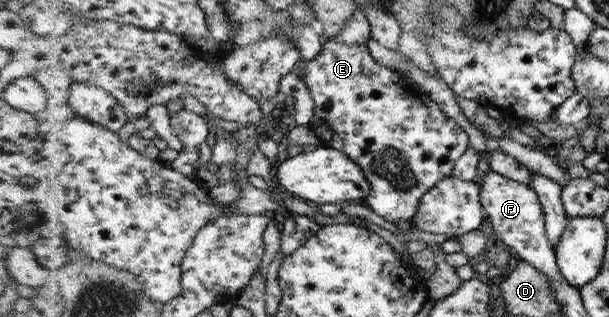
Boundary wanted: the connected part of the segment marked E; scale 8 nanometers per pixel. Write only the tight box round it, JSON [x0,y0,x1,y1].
[303,41,467,223]

